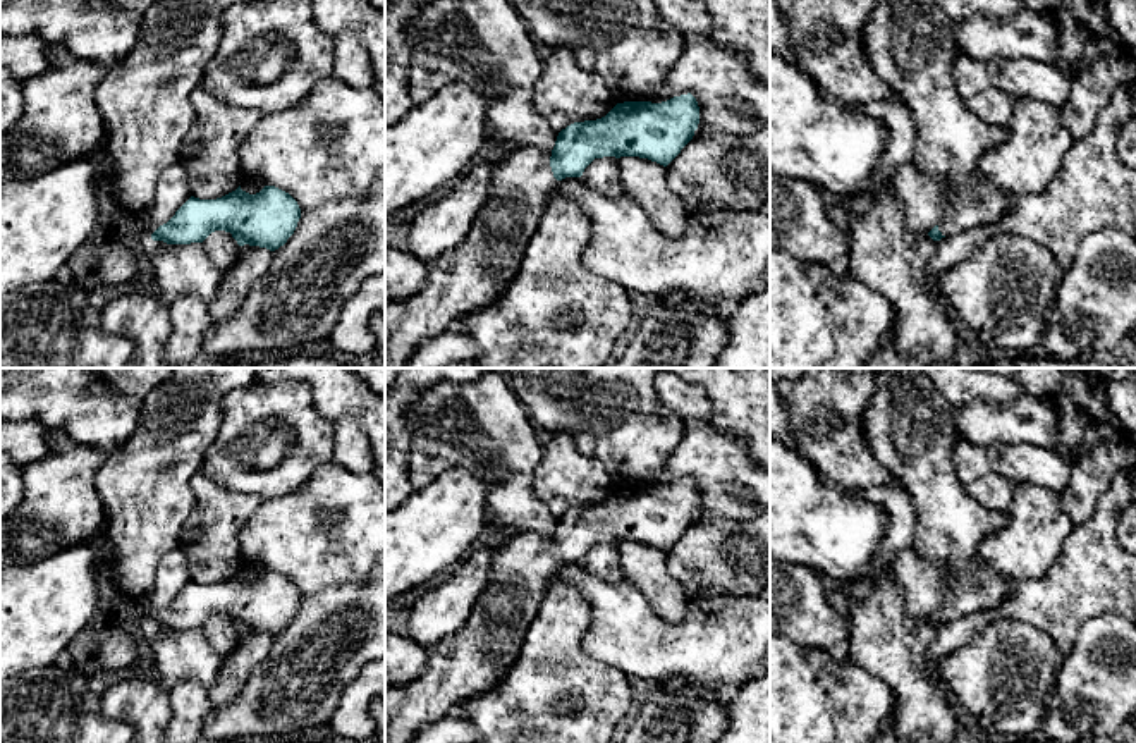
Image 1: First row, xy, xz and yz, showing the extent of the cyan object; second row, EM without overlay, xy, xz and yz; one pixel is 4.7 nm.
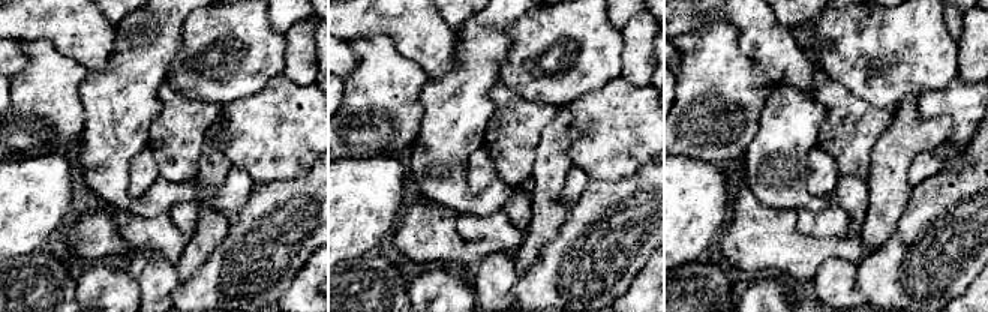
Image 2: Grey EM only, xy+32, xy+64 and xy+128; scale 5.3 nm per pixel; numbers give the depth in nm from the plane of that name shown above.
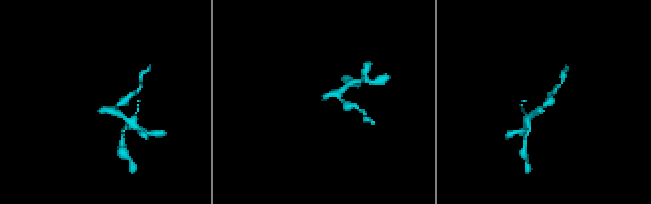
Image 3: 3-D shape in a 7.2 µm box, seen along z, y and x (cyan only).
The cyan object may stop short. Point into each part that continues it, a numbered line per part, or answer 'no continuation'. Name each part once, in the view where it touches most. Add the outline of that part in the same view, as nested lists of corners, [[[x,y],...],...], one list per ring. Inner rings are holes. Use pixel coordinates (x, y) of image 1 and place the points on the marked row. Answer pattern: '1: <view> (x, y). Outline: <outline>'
1: xz (471, 276). Outline: [[[509,146],[505,157],[493,163],[486,200],[462,243],[428,265],[428,280],[418,294],[400,301],[385,301],[385,368],[406,368],[426,339],[452,330],[459,318],[498,299],[517,273],[528,243],[557,186],[559,181],[553,177],[547,153],[534,146]]]

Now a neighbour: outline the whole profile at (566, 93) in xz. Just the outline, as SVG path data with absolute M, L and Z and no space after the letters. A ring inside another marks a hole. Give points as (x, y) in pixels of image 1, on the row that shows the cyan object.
M571 48L555 50L541 65L543 71L534 86L534 107L557 132L574 122L602 119L619 103L607 81L579 67Z

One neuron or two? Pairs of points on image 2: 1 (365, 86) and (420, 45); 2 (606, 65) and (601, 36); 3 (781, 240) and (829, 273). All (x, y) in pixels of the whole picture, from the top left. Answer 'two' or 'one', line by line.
1: two
2: one
3: two

